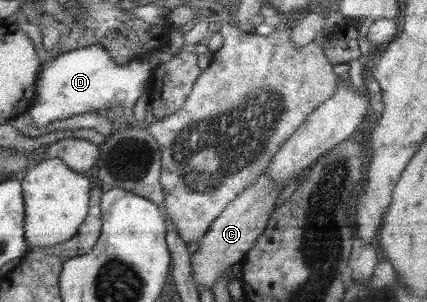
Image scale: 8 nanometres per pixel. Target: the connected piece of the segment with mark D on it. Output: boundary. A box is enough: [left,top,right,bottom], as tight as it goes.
[28,44,152,128]

